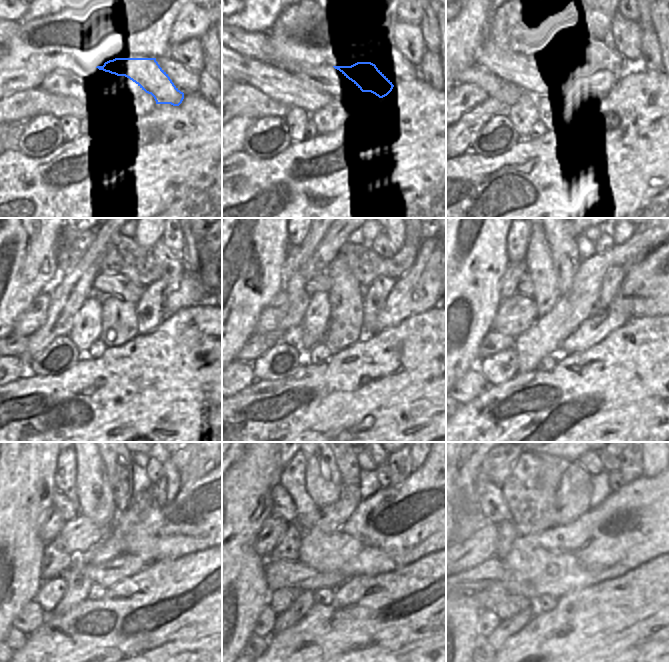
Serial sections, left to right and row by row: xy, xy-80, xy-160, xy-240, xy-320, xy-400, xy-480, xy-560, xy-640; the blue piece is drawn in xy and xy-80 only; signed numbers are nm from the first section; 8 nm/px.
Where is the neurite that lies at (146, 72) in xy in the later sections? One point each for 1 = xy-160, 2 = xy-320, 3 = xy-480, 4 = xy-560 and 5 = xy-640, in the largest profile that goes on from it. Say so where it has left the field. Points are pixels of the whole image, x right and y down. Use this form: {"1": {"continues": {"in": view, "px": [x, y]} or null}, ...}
{"1": {"continues": {"in": "xy-160", "px": [589, 72]}}, "2": {"continues": {"in": "xy-320", "px": [321, 283]}}, "3": {"continues": {"in": "xy-480", "px": [68, 510]}}, "4": {"continues": {"in": "xy-560", "px": [283, 507]}}, "5": {"continues": {"in": "xy-640", "px": [489, 497]}}}

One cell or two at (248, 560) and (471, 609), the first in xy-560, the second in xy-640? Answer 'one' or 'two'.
one

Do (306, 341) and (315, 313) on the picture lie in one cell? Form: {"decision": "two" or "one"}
{"decision": "one"}

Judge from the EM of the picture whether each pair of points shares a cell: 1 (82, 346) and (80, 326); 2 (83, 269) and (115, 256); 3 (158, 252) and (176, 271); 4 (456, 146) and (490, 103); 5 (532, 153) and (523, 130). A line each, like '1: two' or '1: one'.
1: one
2: two
3: one
4: one
5: two

